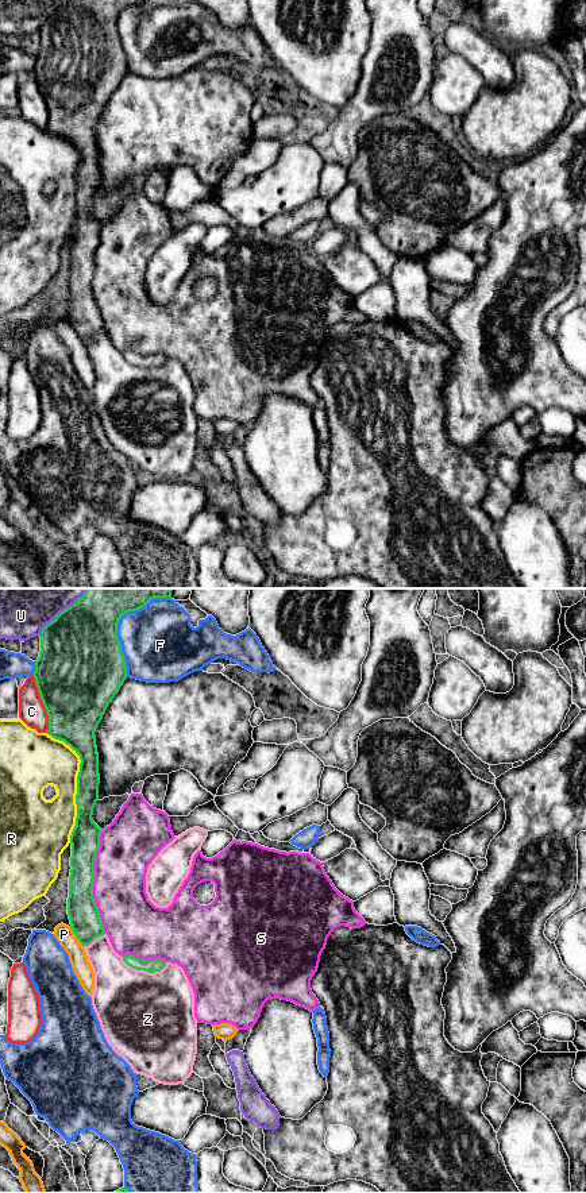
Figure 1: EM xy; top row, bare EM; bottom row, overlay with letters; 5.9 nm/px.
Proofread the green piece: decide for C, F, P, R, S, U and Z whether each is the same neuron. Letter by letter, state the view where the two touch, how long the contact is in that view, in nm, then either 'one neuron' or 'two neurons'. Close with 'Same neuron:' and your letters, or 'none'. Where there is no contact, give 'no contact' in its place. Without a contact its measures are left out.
C: meets green in xy; contact 360 nm long; two neurons
F: meets green in xy; contact 550 nm long; two neurons
P: meets green in xy; contact 150 nm long; two neurons
R: meets green in xy; contact 650 nm long; two neurons
S: meets green in xy; contact 600 nm long; two neurons
U: meets green in xy; contact 400 nm long; two neurons
Z: meets green in xy; contact 280 nm long; two neurons
Same neuron: none

